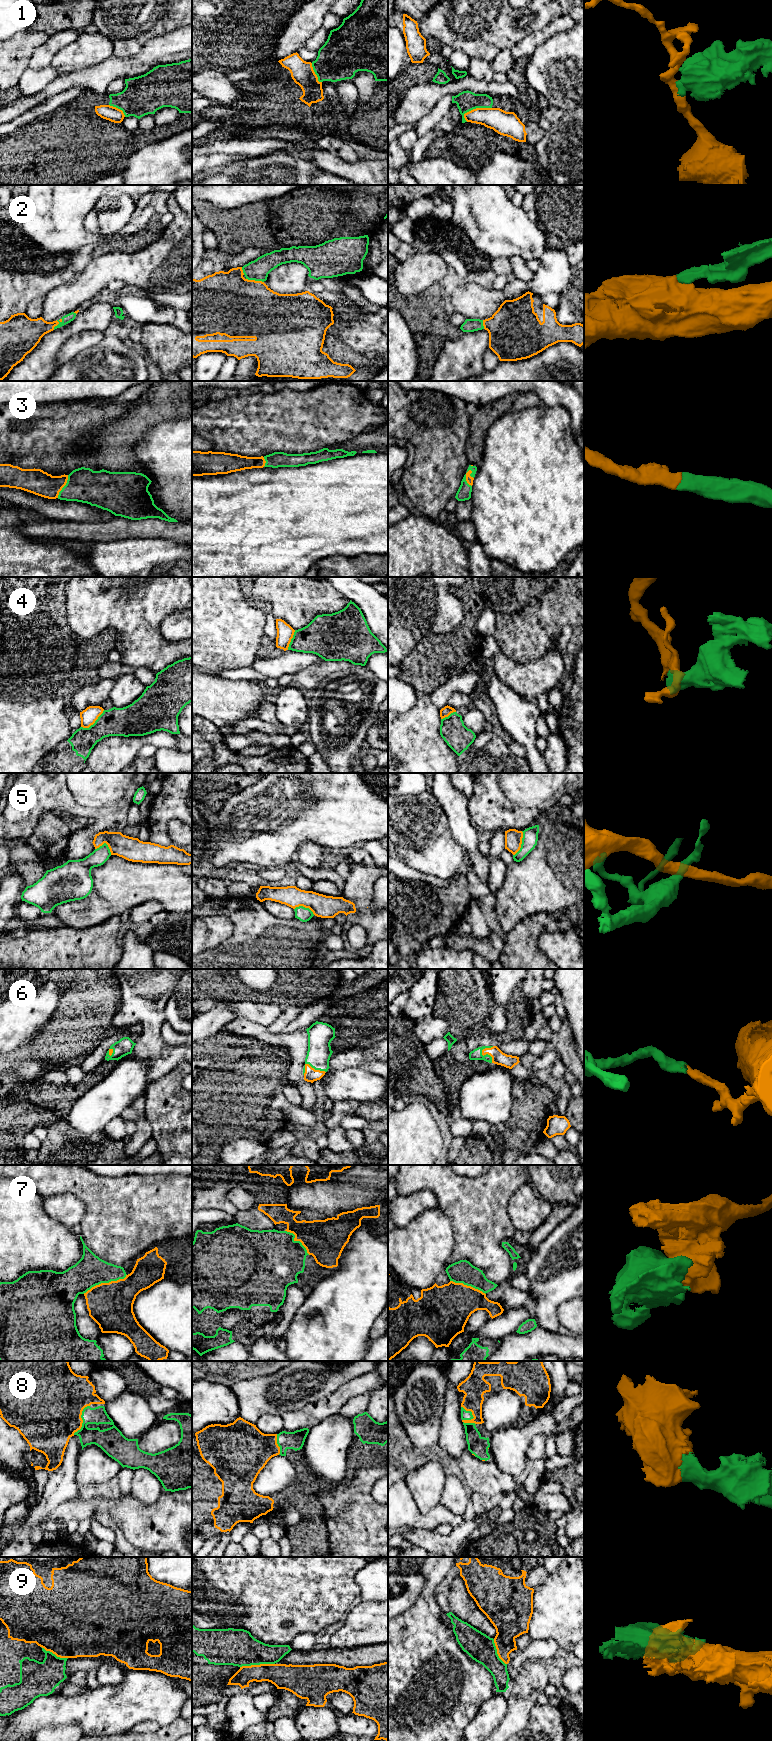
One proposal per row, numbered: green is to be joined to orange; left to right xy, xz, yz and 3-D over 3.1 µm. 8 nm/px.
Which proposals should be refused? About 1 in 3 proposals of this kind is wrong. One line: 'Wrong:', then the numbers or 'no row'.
Wrong: 1, 4, 5, 9

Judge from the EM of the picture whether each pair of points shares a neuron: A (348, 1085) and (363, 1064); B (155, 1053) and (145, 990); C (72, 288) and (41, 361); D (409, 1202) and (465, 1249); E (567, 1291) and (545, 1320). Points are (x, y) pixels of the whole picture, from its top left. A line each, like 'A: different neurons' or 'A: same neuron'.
A: different neurons
B: same neuron
C: different neurons
D: different neurons
E: same neuron

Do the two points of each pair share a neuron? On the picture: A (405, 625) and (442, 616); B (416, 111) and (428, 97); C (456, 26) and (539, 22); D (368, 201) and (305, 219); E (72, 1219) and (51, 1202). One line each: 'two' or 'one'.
A: one
B: one
C: one
D: one
E: one

